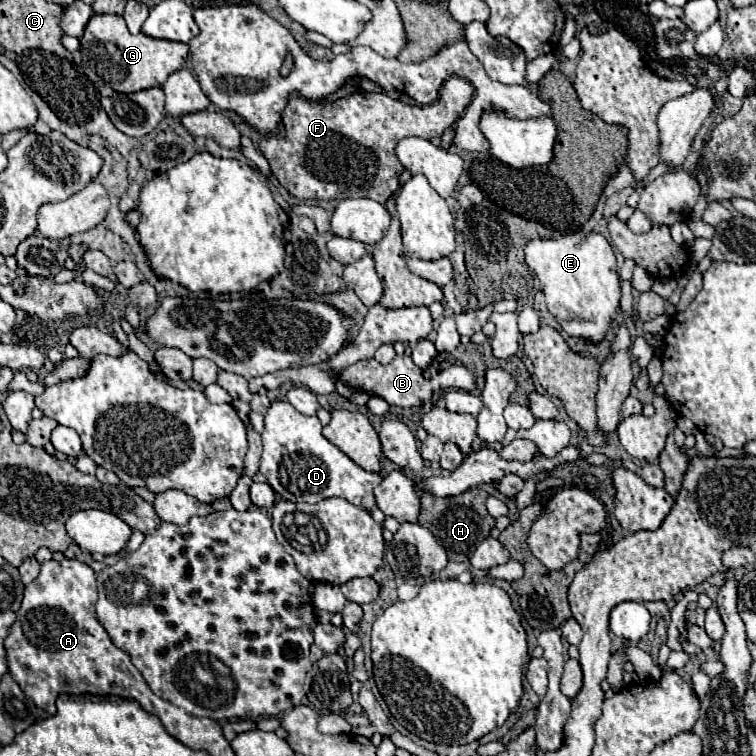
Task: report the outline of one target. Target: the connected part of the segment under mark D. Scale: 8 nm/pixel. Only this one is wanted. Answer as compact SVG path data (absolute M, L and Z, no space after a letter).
M275 401L265 415L261 473L267 477L275 493L287 501L317 503L327 497L343 497L349 503L363 507L365 511L375 509L373 489L379 485L381 475L369 473L353 463L343 451L321 435L321 421L313 415L301 415L291 403Z

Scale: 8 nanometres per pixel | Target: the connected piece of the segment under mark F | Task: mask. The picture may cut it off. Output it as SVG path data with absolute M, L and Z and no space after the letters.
M449 77L443 85L443 93L429 105L407 105L399 99L391 99L385 93L355 93L333 103L307 101L301 97L289 99L283 111L285 135L269 135L261 139L261 153L267 157L275 179L297 199L347 199L367 197L385 203L399 189L399 175L403 165L395 155L395 147L405 137L433 139L451 127L457 117L467 109L473 97L473 85L461 77Z

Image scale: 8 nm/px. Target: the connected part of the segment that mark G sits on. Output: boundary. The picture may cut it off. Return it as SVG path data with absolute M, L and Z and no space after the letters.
M93 15L81 37L81 59L87 77L93 83L109 85L119 93L135 93L161 87L171 73L183 69L187 55L189 47L185 43L153 39L143 33L131 35L121 15Z

